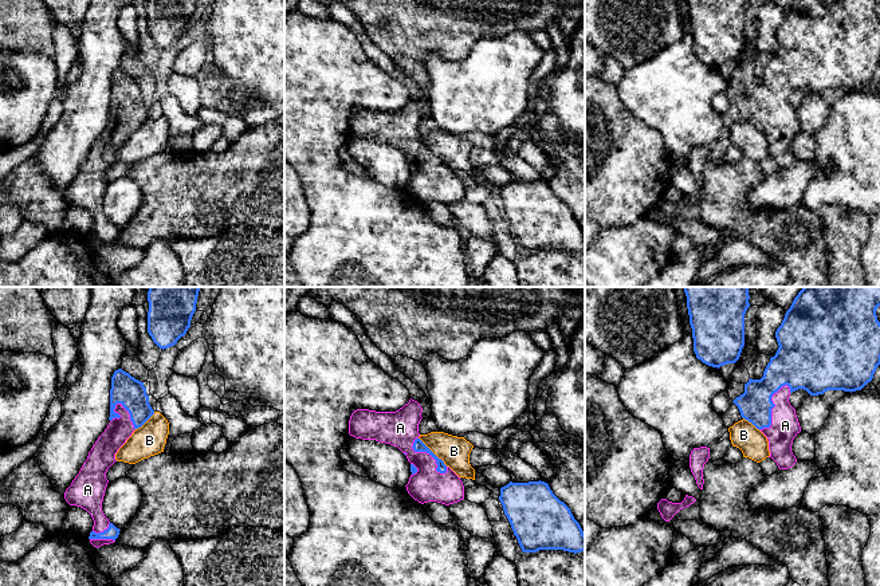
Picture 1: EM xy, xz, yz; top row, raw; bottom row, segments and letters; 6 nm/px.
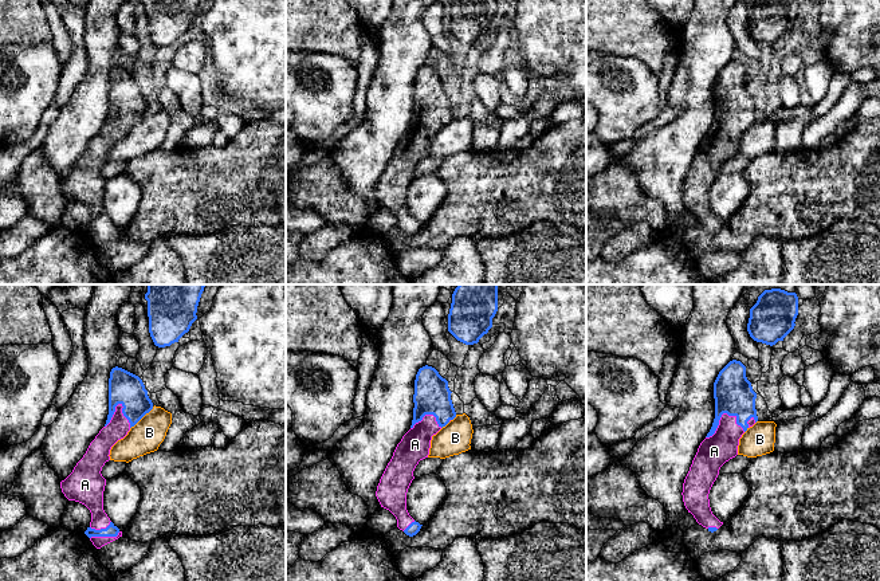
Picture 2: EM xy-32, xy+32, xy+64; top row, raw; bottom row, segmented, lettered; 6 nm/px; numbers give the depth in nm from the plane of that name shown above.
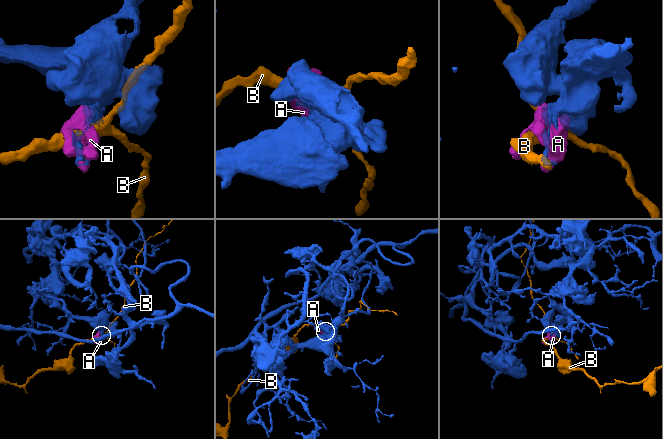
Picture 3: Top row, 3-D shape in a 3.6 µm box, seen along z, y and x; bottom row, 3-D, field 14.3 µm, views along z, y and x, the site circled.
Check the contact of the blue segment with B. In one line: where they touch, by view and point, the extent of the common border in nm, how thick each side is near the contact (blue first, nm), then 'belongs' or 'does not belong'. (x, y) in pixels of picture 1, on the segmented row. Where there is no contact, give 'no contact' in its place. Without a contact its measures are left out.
xz (432, 452) | 240 nm | 70/180 nm | does not belong

